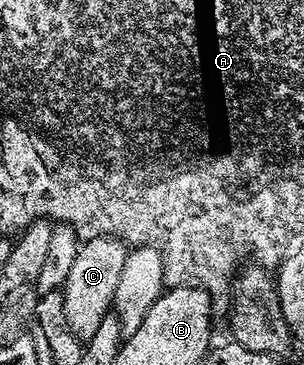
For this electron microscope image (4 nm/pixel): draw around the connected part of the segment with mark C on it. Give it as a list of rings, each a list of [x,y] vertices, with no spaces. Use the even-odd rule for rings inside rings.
[[[88,236],[79,245],[62,291],[66,322],[81,342],[94,338],[94,330],[98,330],[102,318],[113,307],[112,299],[118,290],[118,278],[122,278],[122,266],[128,253],[129,249],[119,236]]]

